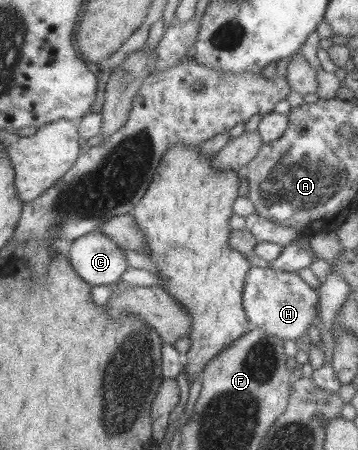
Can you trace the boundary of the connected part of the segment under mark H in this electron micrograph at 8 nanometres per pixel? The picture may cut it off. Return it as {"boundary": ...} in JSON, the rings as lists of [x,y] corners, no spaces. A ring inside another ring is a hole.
{"boundary":[[[266,265],[251,266],[246,274],[241,302],[249,323],[249,330],[260,328],[266,333],[279,337],[282,341],[295,340],[307,331],[311,323],[316,324],[312,319],[316,301],[316,292],[300,280],[297,272],[276,271]]]}

